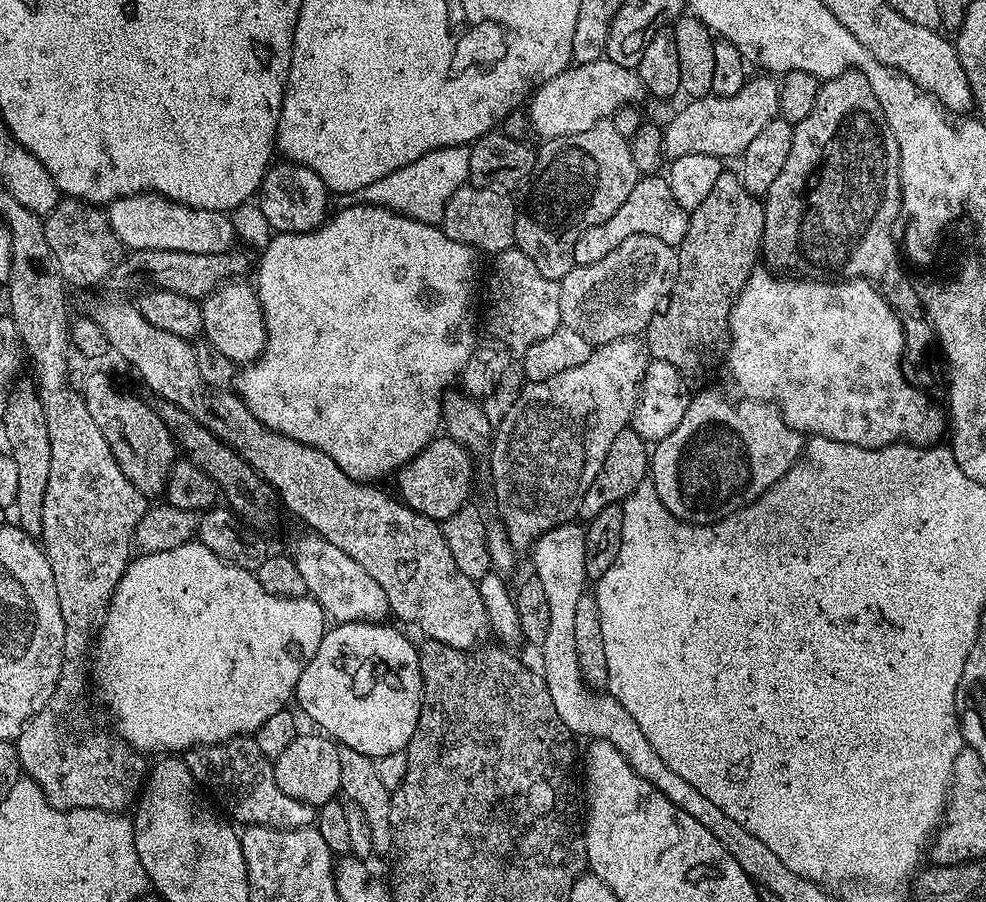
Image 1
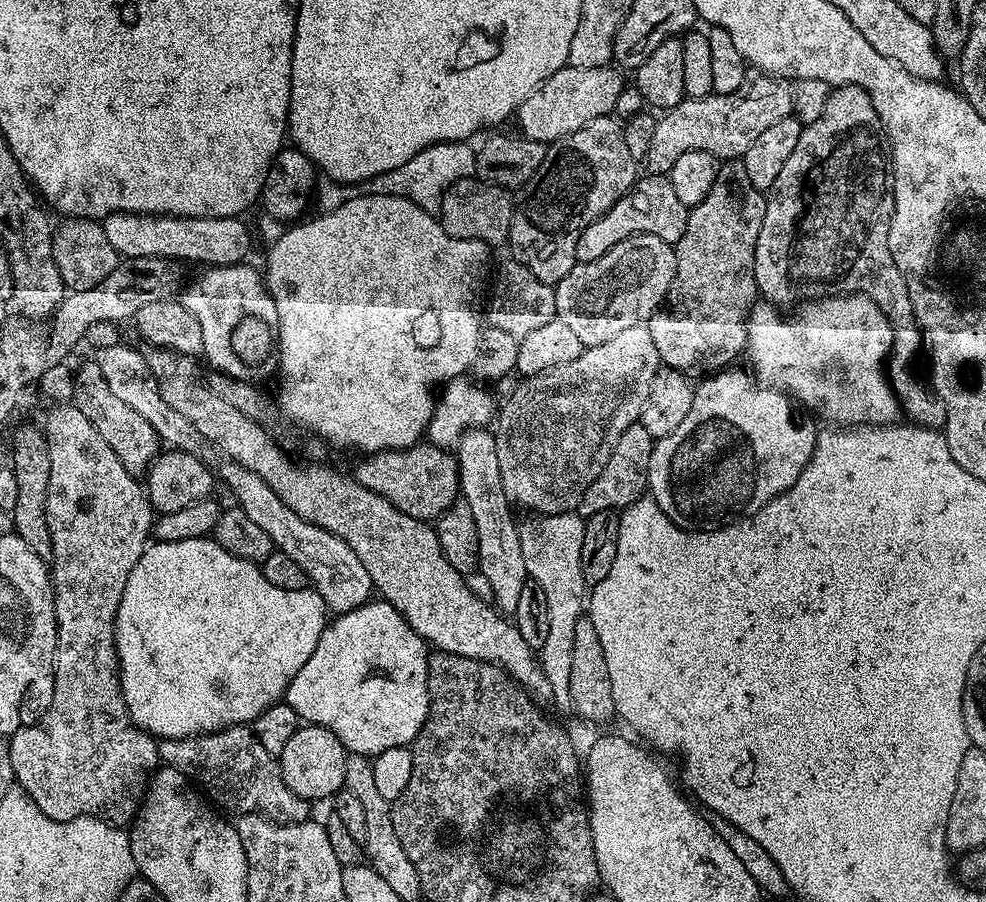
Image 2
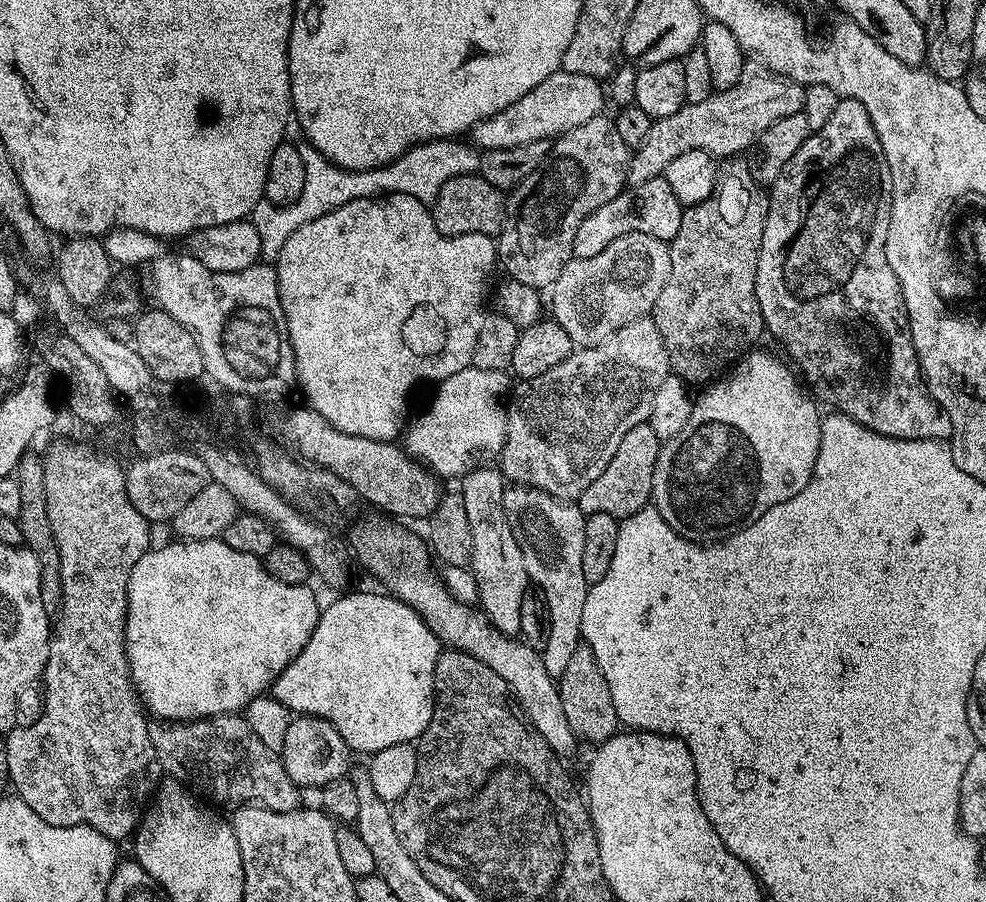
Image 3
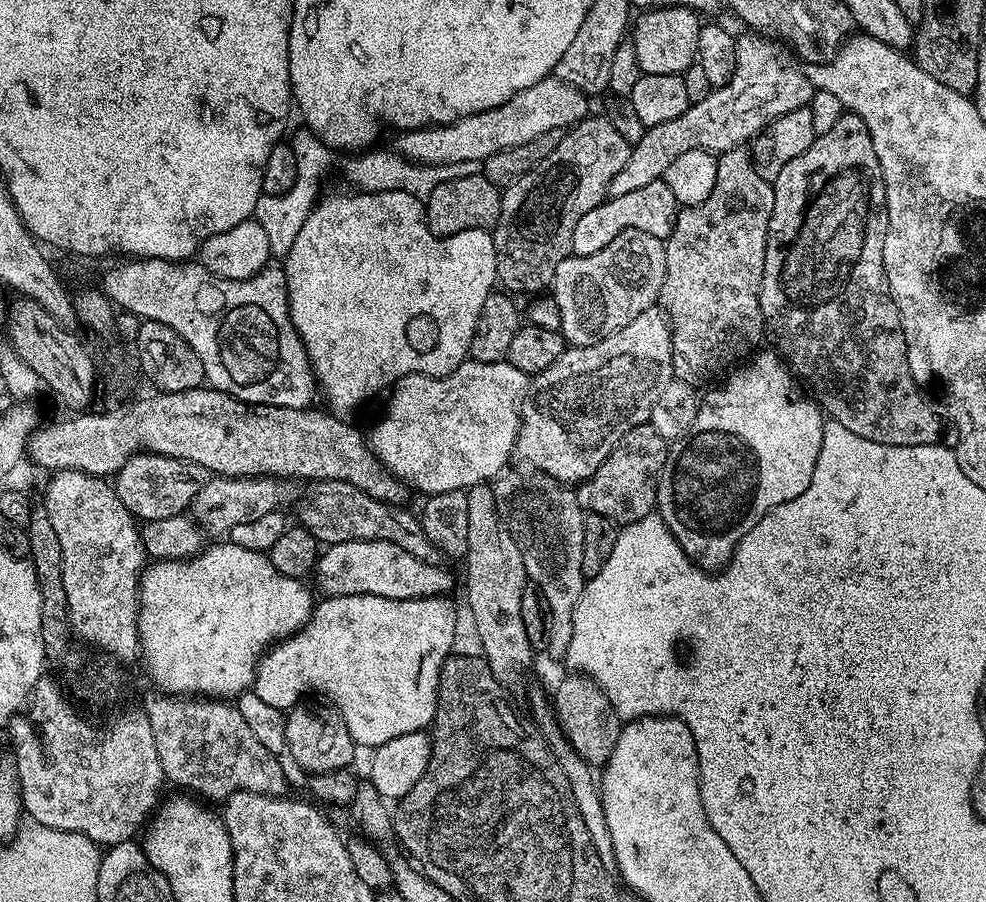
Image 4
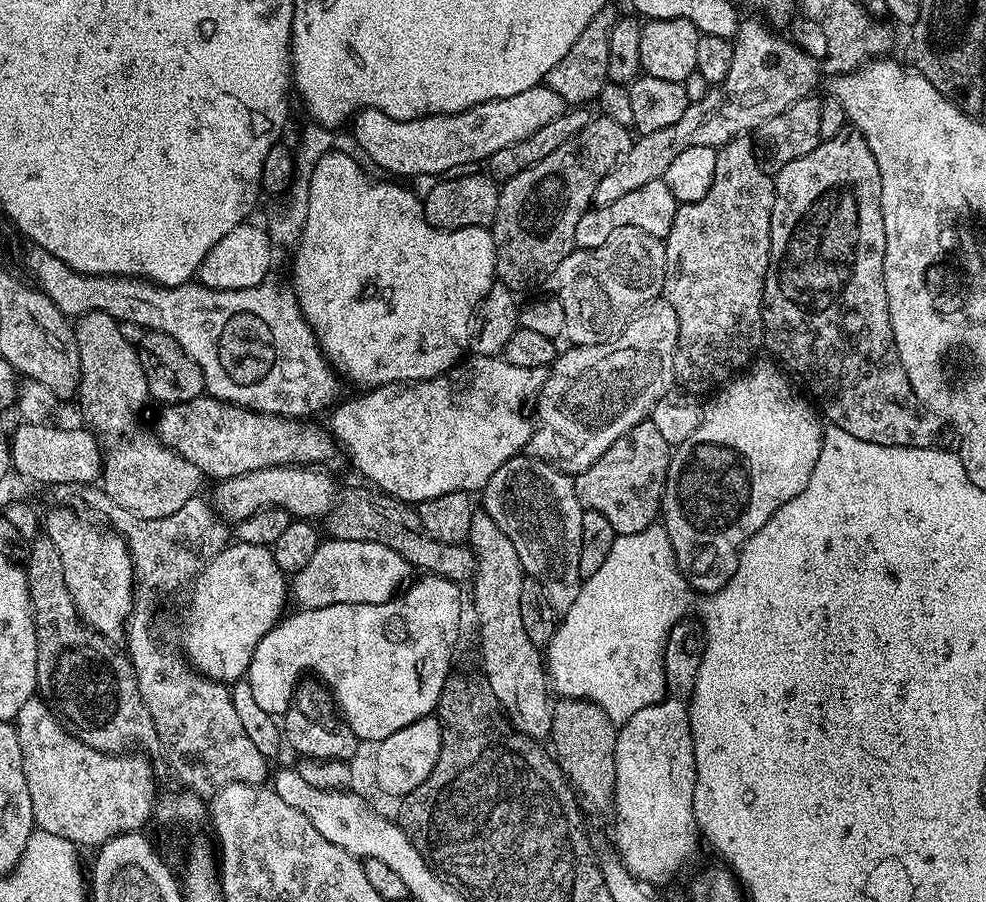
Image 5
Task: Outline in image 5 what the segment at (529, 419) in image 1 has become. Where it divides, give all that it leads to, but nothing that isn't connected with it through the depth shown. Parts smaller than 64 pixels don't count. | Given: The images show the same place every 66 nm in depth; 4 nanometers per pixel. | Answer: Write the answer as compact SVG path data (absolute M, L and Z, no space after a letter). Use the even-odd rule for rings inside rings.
M657 298L640 309L613 340L594 346L582 344L565 347L565 352L563 349L547 369L544 385L536 397L531 455L569 474L594 466L594 462L598 462L598 458L602 458L602 454L606 454L606 450L610 450L610 446L614 446L614 442L618 442L626 430L649 419L657 402L673 391L677 342L678 314L674 314L674 306L670 306L667 300Z

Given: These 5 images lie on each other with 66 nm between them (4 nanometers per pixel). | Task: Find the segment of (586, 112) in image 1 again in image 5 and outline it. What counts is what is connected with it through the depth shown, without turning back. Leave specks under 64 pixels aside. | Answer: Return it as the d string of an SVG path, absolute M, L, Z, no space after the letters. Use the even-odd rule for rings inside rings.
M546 86L522 90L522 94L510 94L510 98L498 98L490 102L482 102L478 106L470 106L470 110L462 110L454 114L438 114L437 116L419 116L413 120L395 120L377 108L366 108L356 113L351 121L352 136L356 144L384 172L394 172L398 176L443 177L455 173L463 164L479 165L486 162L498 150L511 146L513 142L522 142L522 138L530 138L537 130L542 130L554 118L558 118L566 110L564 99L554 90Z

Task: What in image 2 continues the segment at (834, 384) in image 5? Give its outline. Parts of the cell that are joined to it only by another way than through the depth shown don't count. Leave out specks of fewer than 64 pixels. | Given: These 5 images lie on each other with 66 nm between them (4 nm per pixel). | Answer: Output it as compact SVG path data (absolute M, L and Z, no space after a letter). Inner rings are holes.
M853 84L833 87L830 98L826 98L826 107L822 110L821 116L814 122L810 122L801 127L798 146L794 146L794 150L790 153L789 160L783 164L778 178L774 178L774 186L768 189L766 193L766 218L762 218L762 230L758 230L758 242L754 246L754 278L756 279L756 290L767 303L773 306L785 306L784 304L796 306L801 302L815 302L821 298L839 296L841 294L869 296L869 298L880 307L882 314L892 324L893 345L890 353L890 363L887 365L886 371L892 381L892 389L895 390L896 397L900 399L900 407L903 415L907 417L911 423L919 427L940 430L943 429L944 419L946 418L944 404L940 401L939 396L930 390L927 383L919 384L919 382L916 381L915 374L912 373L912 363L915 362L916 355L918 355L919 352L921 355L922 352L922 333L916 321L914 306L910 302L910 290L906 286L904 276L898 270L898 266L890 254L888 235L890 234L890 222L892 221L893 214L894 186L892 185L890 149L888 146L888 138L884 134L884 127L878 118L878 110L874 110L874 102L870 102L870 94L866 94L866 90L862 90Z

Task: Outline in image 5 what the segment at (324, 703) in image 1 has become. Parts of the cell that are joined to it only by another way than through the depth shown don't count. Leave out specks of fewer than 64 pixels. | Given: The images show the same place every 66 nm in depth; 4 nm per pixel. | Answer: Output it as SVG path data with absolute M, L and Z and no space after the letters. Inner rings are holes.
M431 574L419 578L413 579L385 604L300 608L293 616L288 614L281 618L258 642L246 673L258 707L266 710L266 714L283 717L298 681L308 673L323 681L335 696L339 711L354 730L357 741L382 741L423 716L433 715L444 683L453 671L452 651L460 636L461 585L455 580Z

